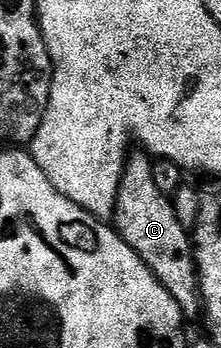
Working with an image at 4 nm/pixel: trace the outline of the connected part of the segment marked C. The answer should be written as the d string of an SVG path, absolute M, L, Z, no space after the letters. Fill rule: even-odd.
M145 151L130 152L119 183L117 206L113 212L118 235L143 259L143 263L159 279L159 283L179 303L186 318L200 318L203 313L201 284L197 281L197 265L193 261L193 242L190 230L179 223L172 200L159 191L155 184L155 171L150 154Z

